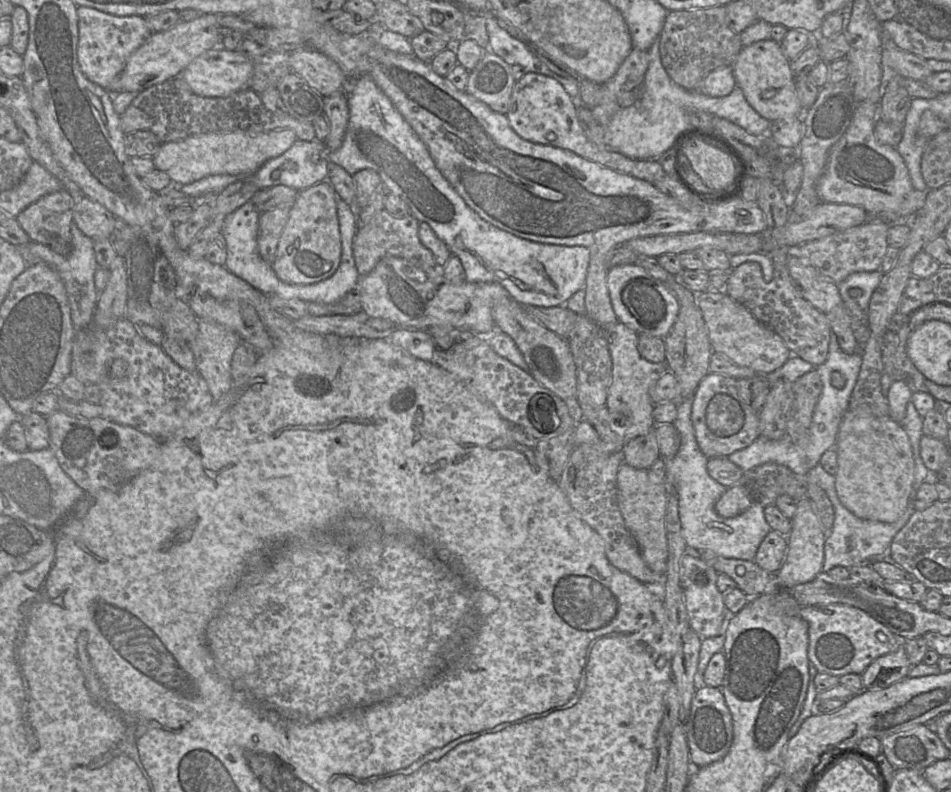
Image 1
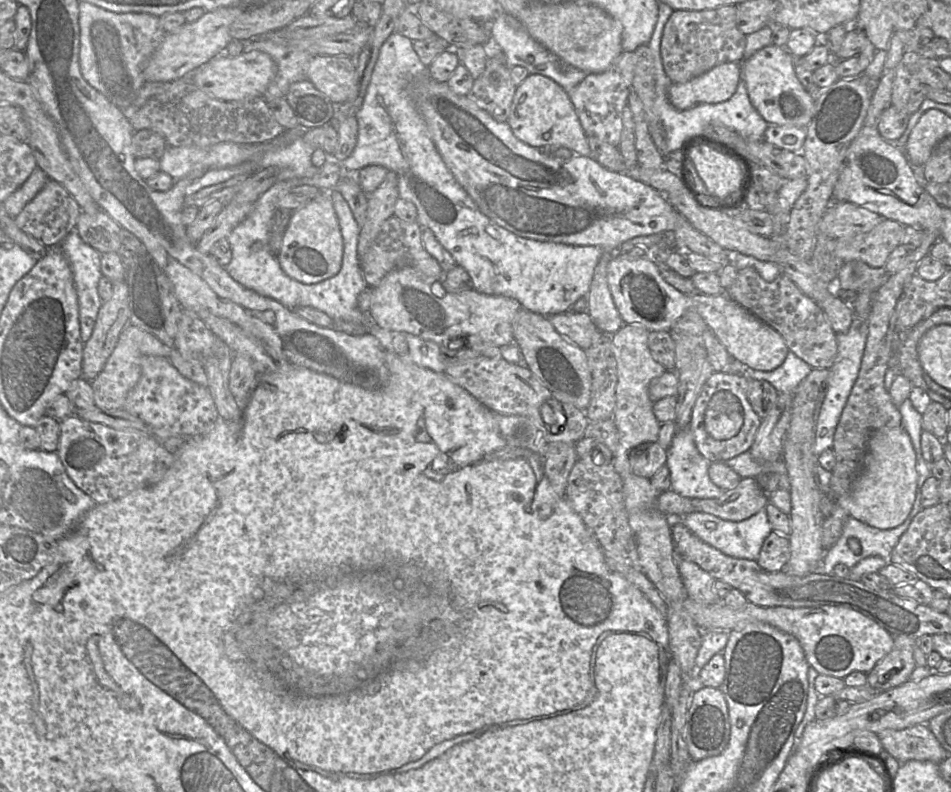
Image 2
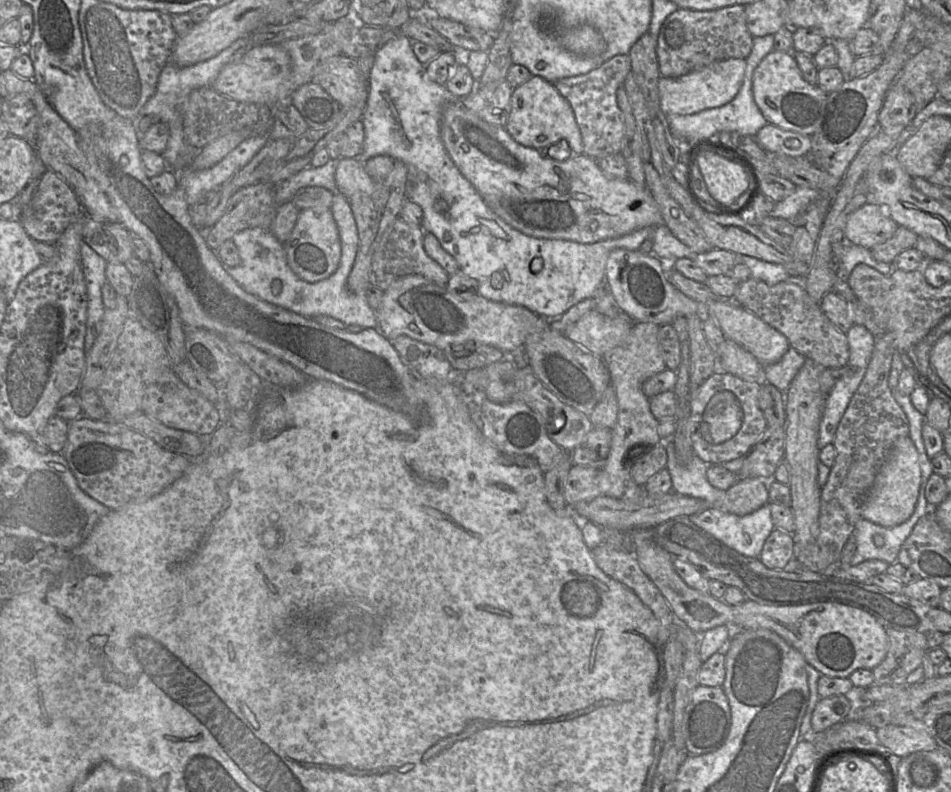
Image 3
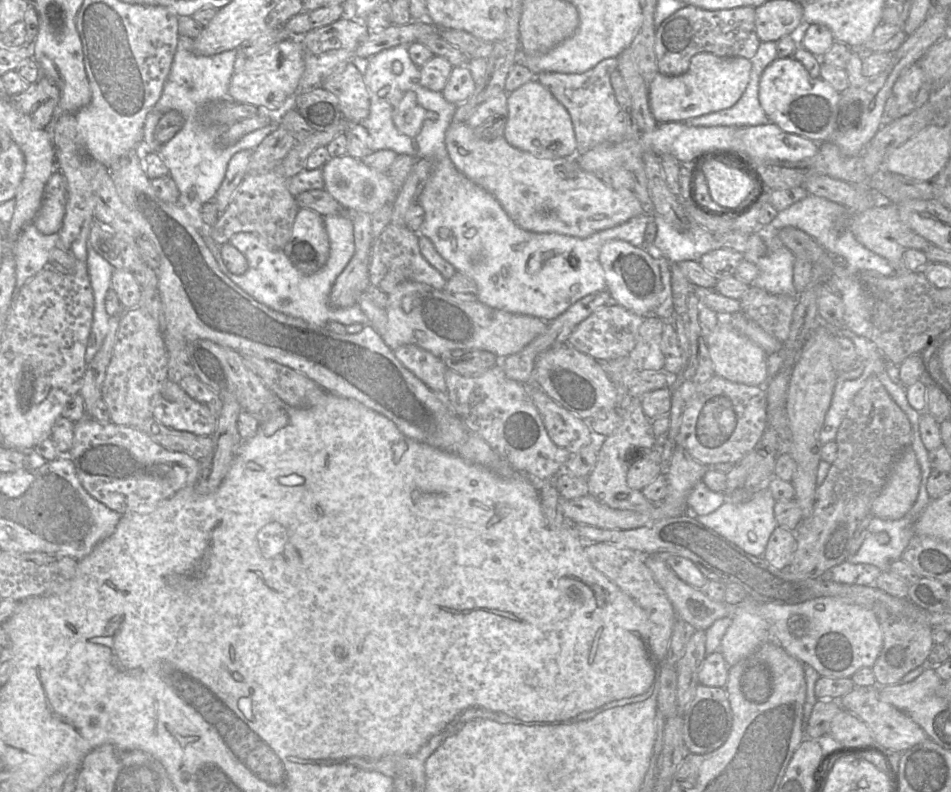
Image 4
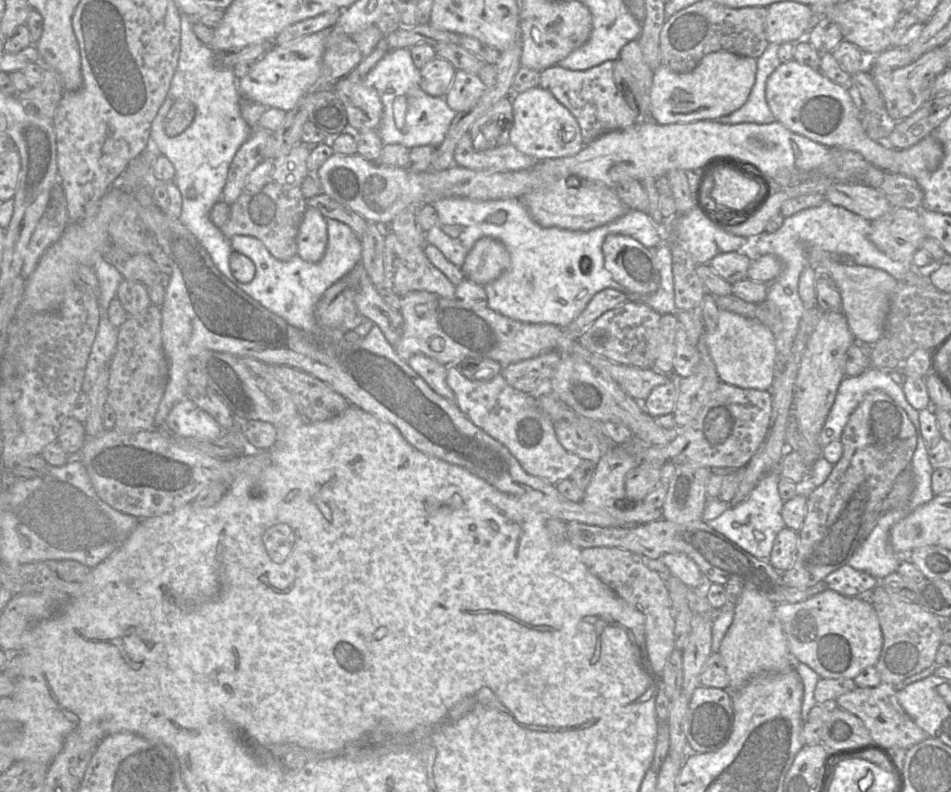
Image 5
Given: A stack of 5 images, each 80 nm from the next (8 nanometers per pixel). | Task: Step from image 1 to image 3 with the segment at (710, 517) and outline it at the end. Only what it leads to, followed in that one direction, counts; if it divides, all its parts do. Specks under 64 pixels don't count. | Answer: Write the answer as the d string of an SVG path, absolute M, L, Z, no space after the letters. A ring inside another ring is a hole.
M666 440L664 444L667 454L666 469L671 477L673 492L709 503L715 503L724 497L725 491L711 486L707 480L706 471L709 464L696 455L693 455L688 463L681 464L671 440ZM769 503L744 516L715 508L688 517L729 548L753 558L759 557L765 540L775 528Z

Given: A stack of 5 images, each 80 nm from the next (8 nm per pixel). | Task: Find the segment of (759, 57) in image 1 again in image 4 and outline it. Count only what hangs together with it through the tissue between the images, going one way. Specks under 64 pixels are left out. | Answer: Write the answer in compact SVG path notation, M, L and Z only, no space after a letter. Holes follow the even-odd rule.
M777 57L763 71L759 82L759 102L770 122L788 133L815 143L829 142L836 127L840 93L829 83L812 78L794 57Z

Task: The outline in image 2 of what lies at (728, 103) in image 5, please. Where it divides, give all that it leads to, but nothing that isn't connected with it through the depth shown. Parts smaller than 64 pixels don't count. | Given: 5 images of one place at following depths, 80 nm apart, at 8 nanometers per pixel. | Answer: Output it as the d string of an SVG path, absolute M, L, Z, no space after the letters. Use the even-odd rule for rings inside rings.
M741 62L722 63L685 83L672 83L668 98L678 110L701 103L724 102L735 93L741 78Z

